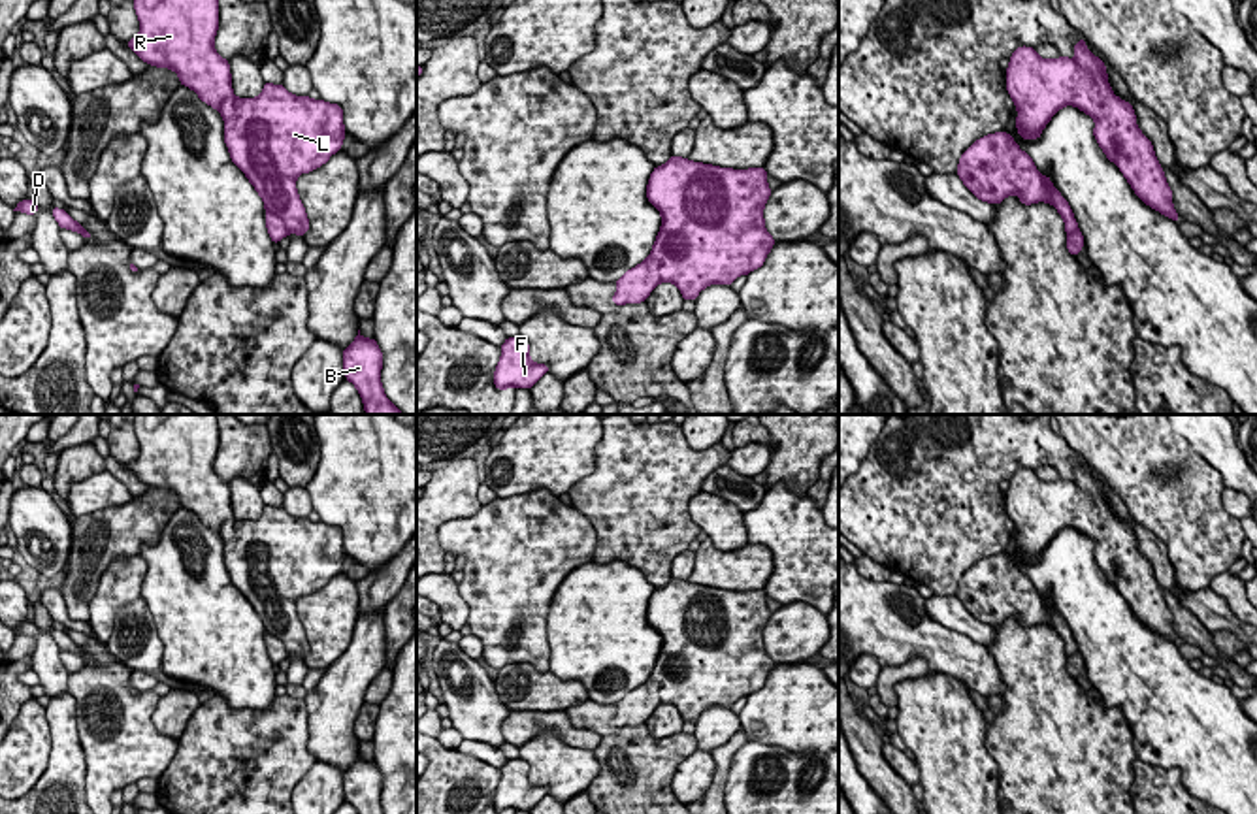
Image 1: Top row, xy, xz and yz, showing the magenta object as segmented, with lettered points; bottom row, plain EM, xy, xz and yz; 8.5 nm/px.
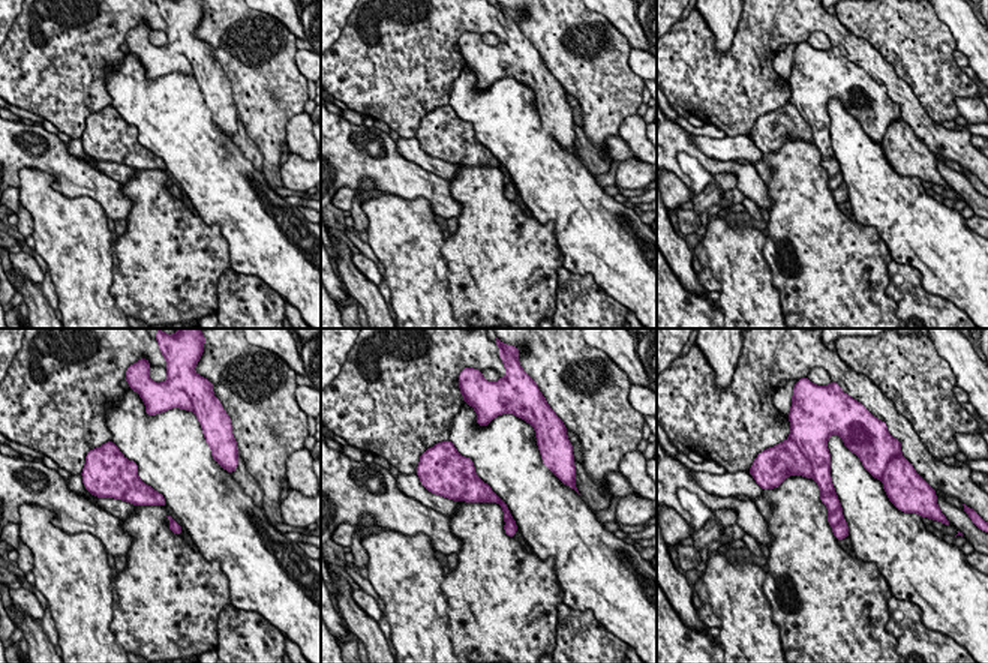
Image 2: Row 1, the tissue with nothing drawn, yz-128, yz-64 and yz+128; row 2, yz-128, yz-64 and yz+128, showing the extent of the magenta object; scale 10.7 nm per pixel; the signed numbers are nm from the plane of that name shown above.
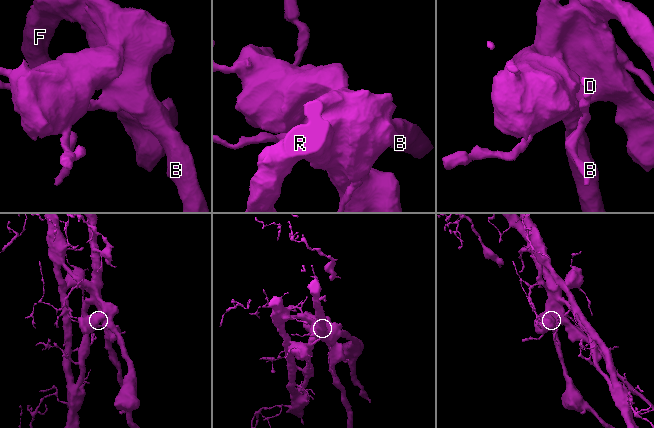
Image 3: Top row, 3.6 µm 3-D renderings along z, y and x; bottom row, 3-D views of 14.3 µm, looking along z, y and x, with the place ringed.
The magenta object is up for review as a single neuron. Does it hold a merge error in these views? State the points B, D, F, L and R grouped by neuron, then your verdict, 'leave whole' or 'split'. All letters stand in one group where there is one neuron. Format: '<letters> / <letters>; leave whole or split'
B L / D F R; split

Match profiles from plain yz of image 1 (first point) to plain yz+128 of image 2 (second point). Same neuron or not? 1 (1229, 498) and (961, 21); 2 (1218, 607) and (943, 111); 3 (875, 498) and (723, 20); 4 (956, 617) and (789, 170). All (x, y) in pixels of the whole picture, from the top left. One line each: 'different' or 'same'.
1: same
2: different
3: different
4: different

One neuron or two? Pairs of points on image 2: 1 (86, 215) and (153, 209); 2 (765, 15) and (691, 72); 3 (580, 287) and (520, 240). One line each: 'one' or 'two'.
1: two
2: one
3: two

